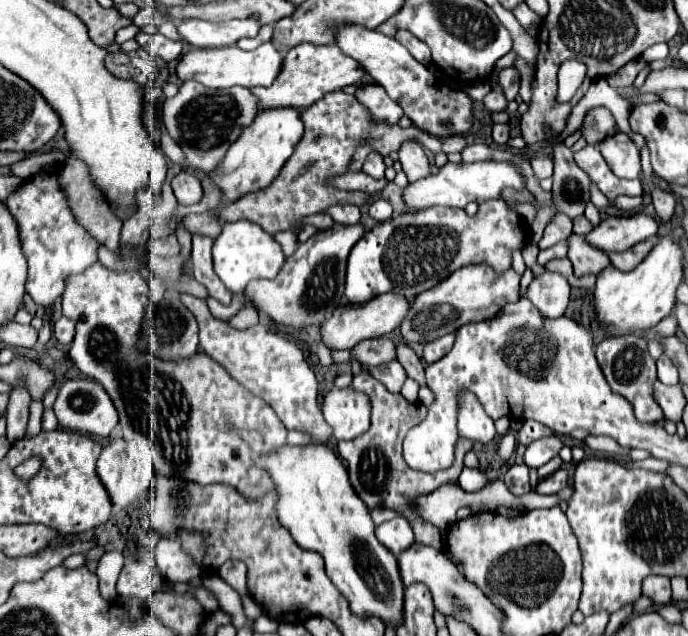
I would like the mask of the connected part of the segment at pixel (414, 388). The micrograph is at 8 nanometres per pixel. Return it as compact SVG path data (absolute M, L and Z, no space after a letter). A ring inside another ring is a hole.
M408 378L406 382L404 382L404 386L402 386L402 396L408 400L408 402L416 402L418 400L418 384L412 380L412 378Z

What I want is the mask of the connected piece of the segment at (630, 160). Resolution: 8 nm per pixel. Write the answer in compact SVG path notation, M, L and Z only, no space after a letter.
M616 130L616 136L612 136L612 140L604 140L598 148L616 176L628 180L640 176L640 154L628 134Z

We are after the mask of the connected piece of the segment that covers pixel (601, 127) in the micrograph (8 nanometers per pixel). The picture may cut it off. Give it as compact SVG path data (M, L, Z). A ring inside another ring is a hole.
M598 106L586 114L582 128L584 128L584 138L596 146L600 140L604 140L616 130L616 122L608 108Z

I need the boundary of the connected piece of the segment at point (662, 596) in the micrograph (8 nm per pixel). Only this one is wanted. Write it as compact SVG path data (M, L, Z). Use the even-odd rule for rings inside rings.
M647 576L642 582L642 594L650 597L656 605L672 602L670 578L666 576Z

